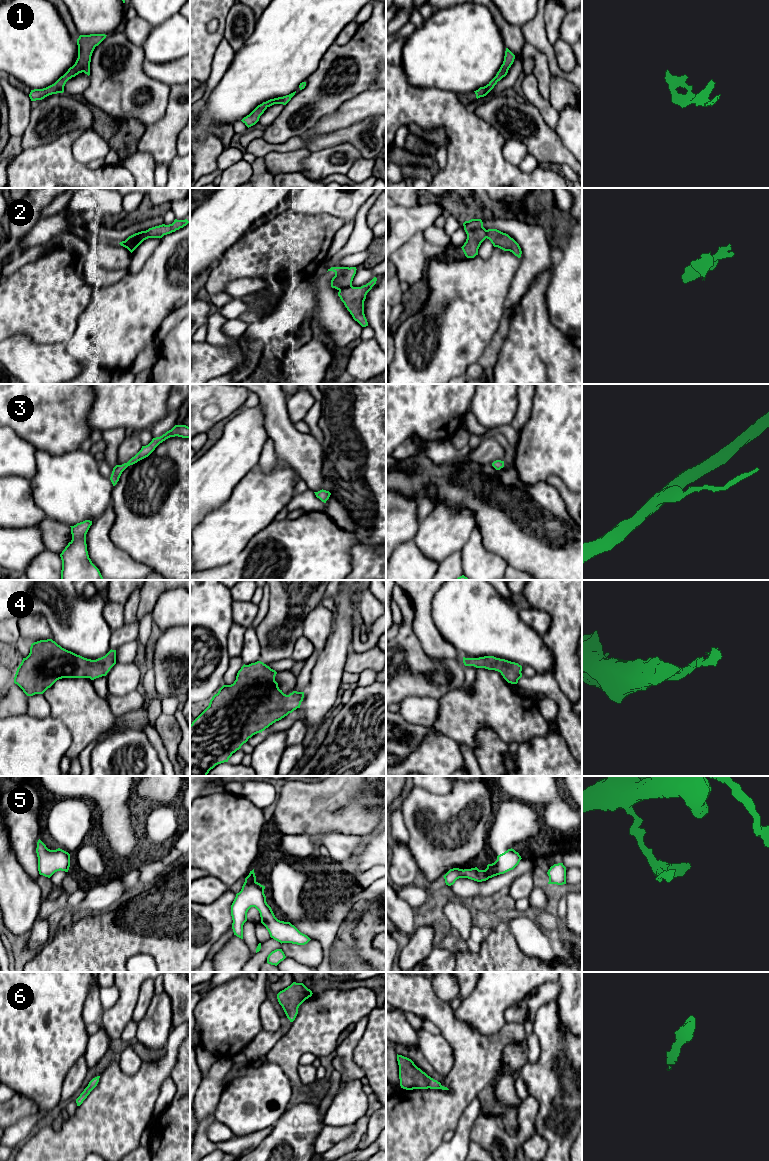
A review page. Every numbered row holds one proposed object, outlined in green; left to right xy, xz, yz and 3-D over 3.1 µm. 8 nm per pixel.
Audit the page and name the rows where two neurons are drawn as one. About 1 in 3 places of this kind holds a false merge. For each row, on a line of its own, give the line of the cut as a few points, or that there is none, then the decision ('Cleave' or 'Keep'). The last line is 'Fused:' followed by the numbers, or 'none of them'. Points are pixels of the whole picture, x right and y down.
1: No split. Keep
2: Split along xz (351, 285), (339, 290). Cleave
3: No split. Keep
4: No split. Keep
5: No split. Keep
6: No split. Keep
Fused: 2

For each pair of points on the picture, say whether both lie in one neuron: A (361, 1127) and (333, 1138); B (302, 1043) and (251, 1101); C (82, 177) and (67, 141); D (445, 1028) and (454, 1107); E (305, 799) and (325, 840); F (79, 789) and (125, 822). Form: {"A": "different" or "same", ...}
{"A": "different", "B": "different", "C": "same", "D": "same", "E": "different", "F": "same"}

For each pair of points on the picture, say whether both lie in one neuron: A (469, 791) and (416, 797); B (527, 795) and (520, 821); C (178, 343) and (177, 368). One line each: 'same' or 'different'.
A: same
B: different
C: same

